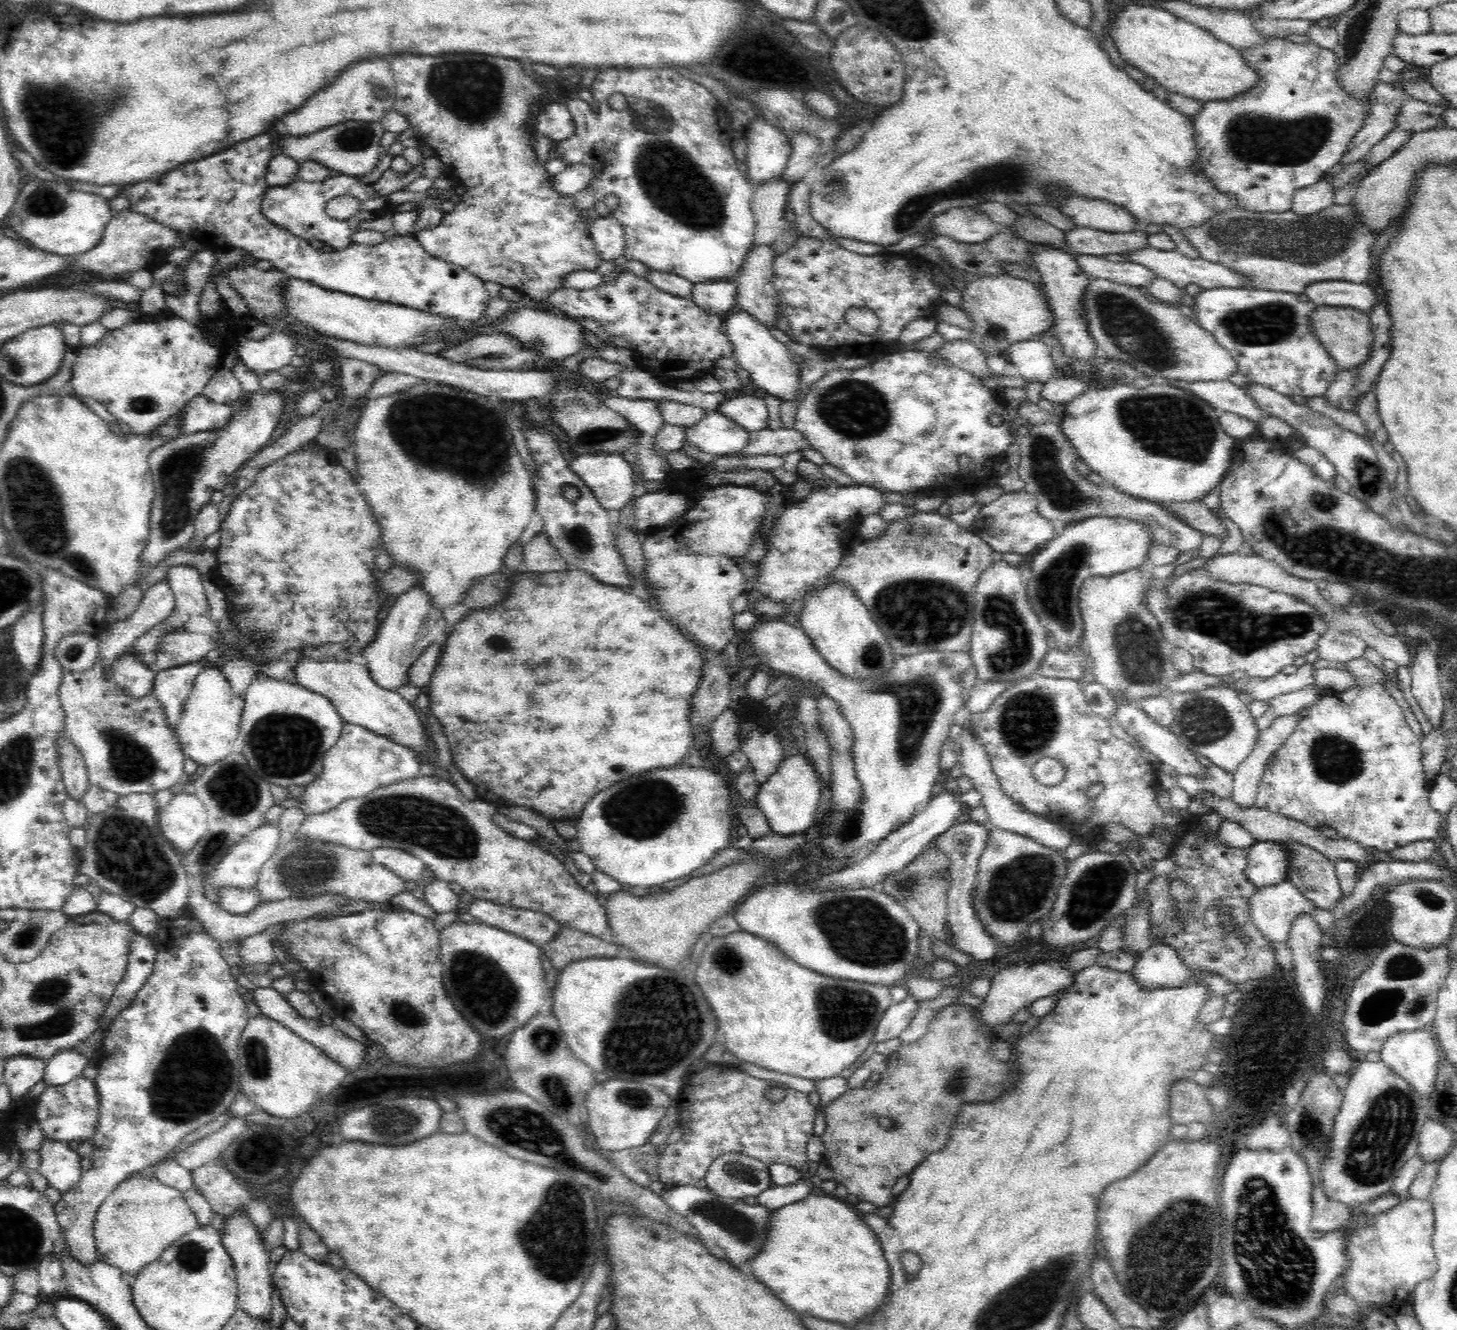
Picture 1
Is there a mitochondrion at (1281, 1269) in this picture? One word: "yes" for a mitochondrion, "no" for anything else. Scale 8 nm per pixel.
yes

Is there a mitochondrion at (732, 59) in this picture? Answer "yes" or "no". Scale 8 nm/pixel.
no

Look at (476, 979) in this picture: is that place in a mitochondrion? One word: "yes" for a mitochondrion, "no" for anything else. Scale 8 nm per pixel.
yes

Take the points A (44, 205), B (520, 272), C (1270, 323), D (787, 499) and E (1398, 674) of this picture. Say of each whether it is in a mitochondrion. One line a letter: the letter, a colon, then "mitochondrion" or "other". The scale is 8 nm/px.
A: mitochondrion
B: other
C: mitochondrion
D: other
E: other

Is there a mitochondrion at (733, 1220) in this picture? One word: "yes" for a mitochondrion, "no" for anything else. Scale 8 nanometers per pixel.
yes

